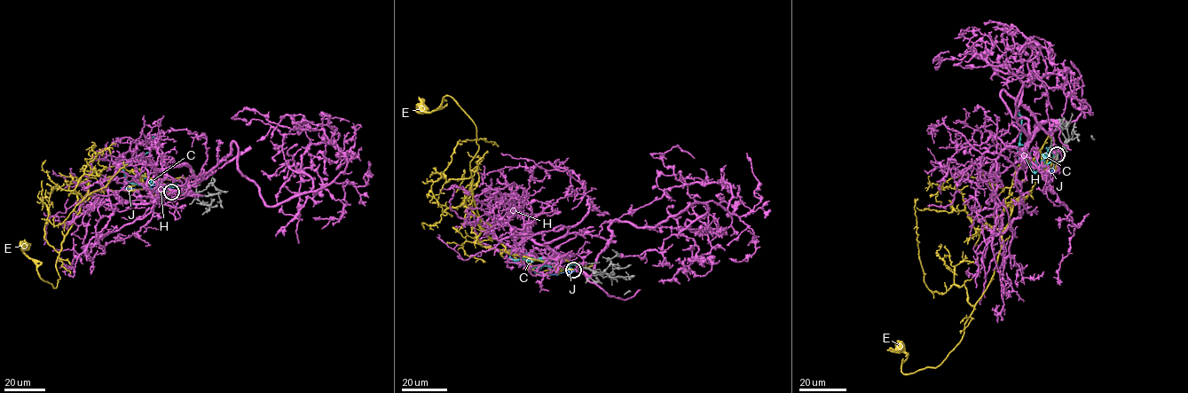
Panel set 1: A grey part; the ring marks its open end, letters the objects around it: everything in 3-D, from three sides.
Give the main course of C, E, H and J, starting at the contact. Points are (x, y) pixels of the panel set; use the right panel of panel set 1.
C: (1057, 153), (1047, 152), (1035, 173), (1028, 161), (1018, 155), (1021, 117), (1018, 109)
E: (1057, 154), (1013, 205), (996, 267), (959, 343), (935, 367), (906, 374), (901, 368), (908, 354), (900, 347)
H: (1057, 154), (1045, 179), (1028, 143), (1059, 126), (1003, 90), (1028, 138), (1021, 80), (971, 50), (1010, 58)
J: (1057, 154), (1055, 151), (1056, 166), (1042, 179)

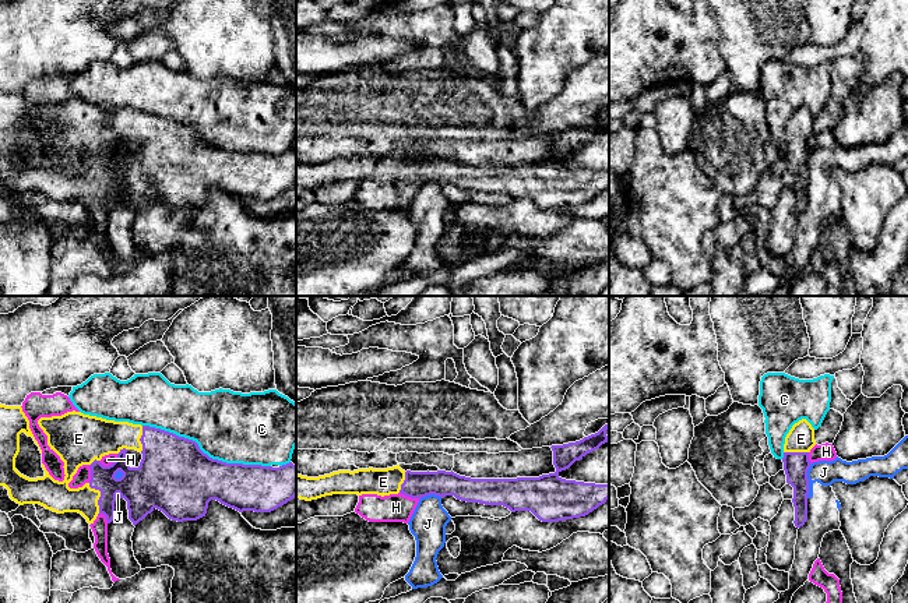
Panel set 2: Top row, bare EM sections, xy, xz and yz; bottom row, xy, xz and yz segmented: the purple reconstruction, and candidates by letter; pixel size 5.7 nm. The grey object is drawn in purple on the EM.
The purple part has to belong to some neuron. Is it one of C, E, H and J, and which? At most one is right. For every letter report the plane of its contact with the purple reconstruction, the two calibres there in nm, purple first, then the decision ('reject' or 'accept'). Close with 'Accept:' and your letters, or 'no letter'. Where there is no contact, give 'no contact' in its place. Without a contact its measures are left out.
C: xy | 420/420 nm | reject
E: xy | 240/180 nm | accept
H: xy | 260/60 nm | reject
J: yz | 140/140 nm | reject
Accept: E

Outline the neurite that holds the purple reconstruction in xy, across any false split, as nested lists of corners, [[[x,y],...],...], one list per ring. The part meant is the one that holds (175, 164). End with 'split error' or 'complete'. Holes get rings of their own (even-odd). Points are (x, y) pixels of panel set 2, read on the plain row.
[[[0,91],[0,173],[4,173],[10,186],[20,193],[39,191],[57,201],[78,200],[91,212],[101,201],[110,211],[115,207],[115,188],[124,186],[129,207],[136,214],[155,195],[169,207],[183,209],[205,204],[211,187],[239,200],[271,200],[296,184],[296,154],[292,149],[279,155],[226,151],[210,145],[196,128],[173,120],[129,109],[106,107],[75,98],[61,103],[41,105],[38,112],[47,123],[50,137],[64,149],[63,169],[54,168],[43,151],[43,165],[29,166],[15,156],[20,121],[24,119],[38,134],[39,131],[22,95]],[[130,137],[142,141],[138,155],[131,155],[126,148],[126,140]],[[109,141],[116,141],[117,147],[103,154],[99,148]],[[82,152],[89,154],[91,168],[82,174],[70,176],[68,170]]]; split error

